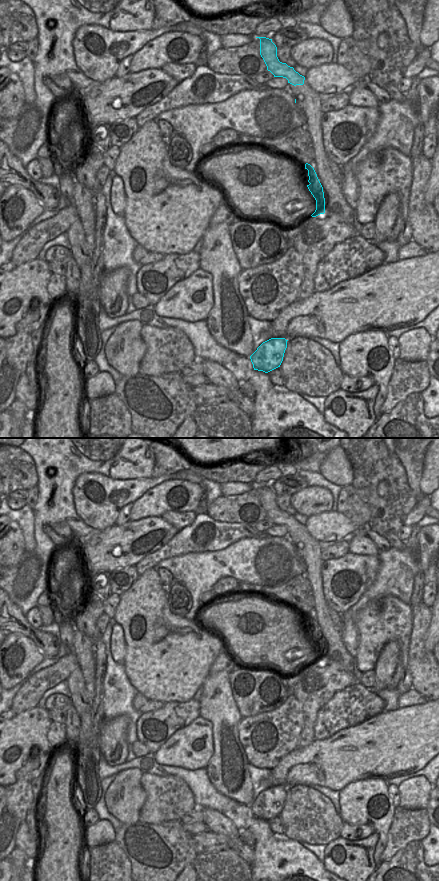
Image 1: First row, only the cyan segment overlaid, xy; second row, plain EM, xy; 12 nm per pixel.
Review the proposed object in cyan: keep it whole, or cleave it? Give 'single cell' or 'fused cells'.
fused cells

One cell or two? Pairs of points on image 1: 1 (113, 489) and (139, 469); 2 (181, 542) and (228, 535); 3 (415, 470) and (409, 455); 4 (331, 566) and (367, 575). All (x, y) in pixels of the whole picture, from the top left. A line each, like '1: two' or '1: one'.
1: two
2: one
3: one
4: one

